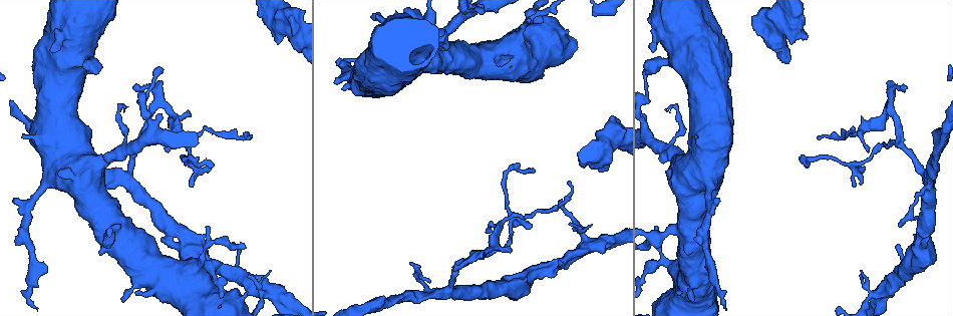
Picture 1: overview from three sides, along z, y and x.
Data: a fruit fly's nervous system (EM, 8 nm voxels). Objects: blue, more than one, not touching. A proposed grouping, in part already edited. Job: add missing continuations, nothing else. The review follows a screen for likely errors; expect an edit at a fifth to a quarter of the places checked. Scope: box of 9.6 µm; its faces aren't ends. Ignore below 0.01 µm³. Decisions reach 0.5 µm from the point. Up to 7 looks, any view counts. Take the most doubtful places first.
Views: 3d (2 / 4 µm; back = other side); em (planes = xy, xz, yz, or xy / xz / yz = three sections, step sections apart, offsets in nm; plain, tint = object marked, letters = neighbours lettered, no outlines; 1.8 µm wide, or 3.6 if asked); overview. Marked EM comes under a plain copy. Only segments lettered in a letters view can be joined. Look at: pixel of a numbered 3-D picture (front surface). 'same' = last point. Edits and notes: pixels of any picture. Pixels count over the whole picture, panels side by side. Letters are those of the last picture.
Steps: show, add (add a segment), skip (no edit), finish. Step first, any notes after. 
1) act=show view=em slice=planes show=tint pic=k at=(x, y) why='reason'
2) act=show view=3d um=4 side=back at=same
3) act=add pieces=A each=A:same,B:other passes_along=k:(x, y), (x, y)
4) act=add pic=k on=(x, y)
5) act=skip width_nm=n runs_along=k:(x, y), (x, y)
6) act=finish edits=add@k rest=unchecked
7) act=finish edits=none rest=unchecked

act=show view=em slice=planes show=letters pic=1 at=(604, 170) why='thick end'

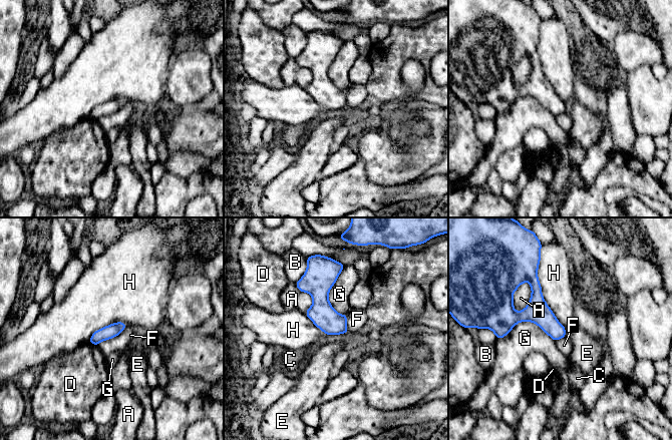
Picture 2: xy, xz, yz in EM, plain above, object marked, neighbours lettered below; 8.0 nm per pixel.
act=skip each=A:other,B:other,C:other,D:other,E:other,F:other,G:other,H:other runs_along=2:(500, 325), (542, 316), (563, 334) found='no lettered segment goes on from it'

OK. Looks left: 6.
act=show view=em slice=planes show=letters pic=1 at=(669, 169) why='branch stops here'

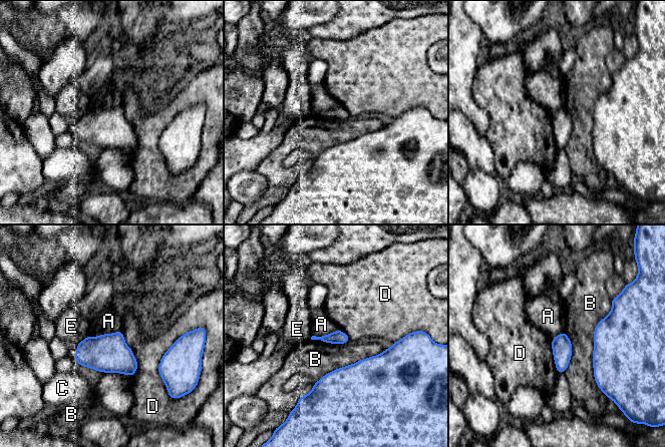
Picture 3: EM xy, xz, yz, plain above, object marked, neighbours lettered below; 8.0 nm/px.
act=skip each=A:other,B:other,C:other,D:other,E:other border=3:(121, 330), (115, 333), (89, 336) found='none of them fits'

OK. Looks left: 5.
act=show view=em slice=xz step=16 show=letters pic=1 at=(134, 86)

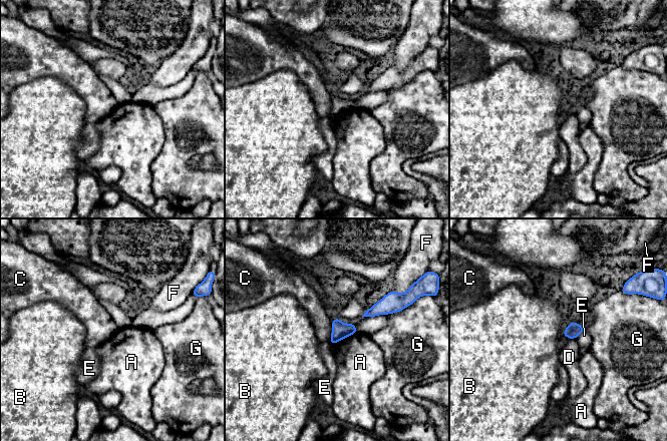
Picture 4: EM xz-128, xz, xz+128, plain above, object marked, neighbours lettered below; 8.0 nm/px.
act=skip each=A:other,B:other,C:other,D:other,E:other,F:other,G:other border=4:(334, 317), (329, 341) found='none of them fits'

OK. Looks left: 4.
act=finish edits=none rest=unchecked

